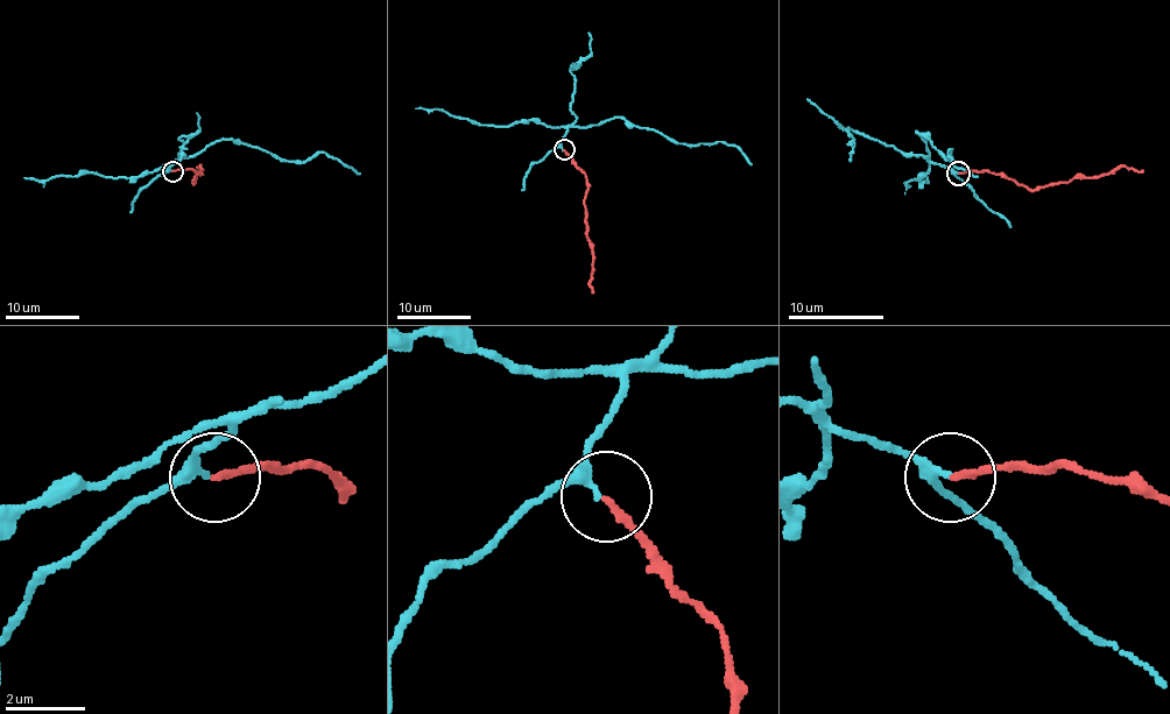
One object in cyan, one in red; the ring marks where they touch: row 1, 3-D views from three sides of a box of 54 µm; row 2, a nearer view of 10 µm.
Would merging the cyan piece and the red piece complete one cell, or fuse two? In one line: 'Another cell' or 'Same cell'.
Another cell

